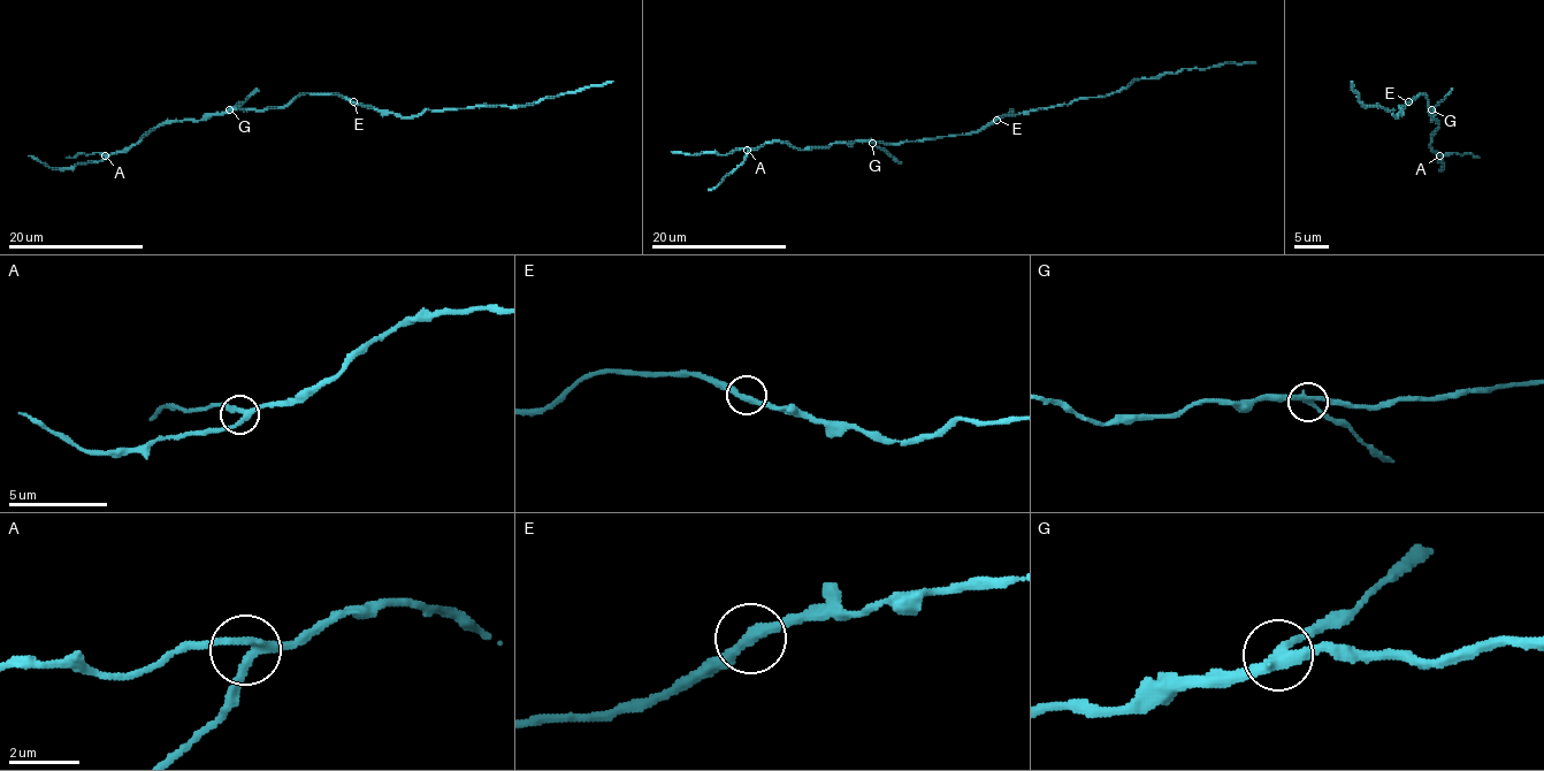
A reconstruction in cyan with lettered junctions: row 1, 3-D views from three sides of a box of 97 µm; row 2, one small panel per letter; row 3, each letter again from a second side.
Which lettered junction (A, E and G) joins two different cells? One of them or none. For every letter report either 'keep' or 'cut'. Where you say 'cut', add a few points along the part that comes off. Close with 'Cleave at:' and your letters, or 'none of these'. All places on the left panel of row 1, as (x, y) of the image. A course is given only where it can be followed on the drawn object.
A: keep
E: keep
G: cut; course (230, 111), (259, 90)
Cleave at: G

